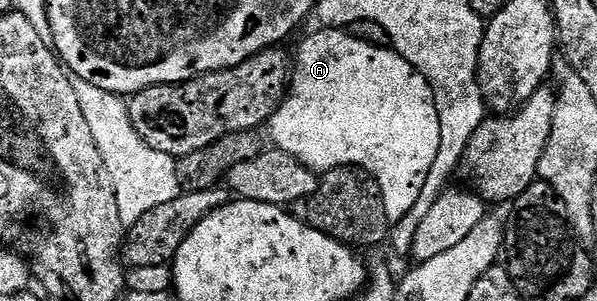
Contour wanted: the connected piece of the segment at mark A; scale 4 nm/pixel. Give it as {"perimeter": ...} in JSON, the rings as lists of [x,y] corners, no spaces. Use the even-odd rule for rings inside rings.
{"perimeter":[[[319,27],[316,30],[316,33],[309,34],[300,43],[299,50],[293,53],[293,72],[289,78],[289,92],[269,122],[270,144],[276,149],[293,155],[302,165],[315,170],[319,175],[327,173],[330,169],[344,167],[362,169],[379,185],[388,222],[394,223],[405,219],[405,215],[409,215],[409,211],[413,211],[413,203],[417,203],[417,198],[421,196],[421,187],[425,187],[425,179],[429,179],[429,167],[433,167],[433,159],[437,159],[437,147],[441,147],[441,119],[437,115],[437,103],[433,99],[433,91],[429,87],[425,75],[416,73],[413,66],[404,57],[399,56],[394,49],[365,43],[354,37],[350,31],[326,27]]]}

